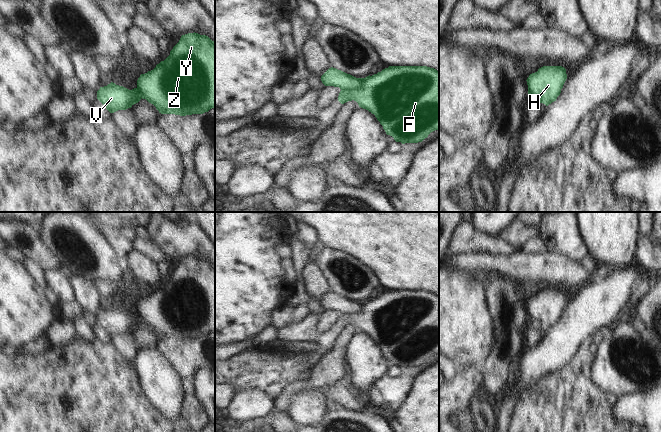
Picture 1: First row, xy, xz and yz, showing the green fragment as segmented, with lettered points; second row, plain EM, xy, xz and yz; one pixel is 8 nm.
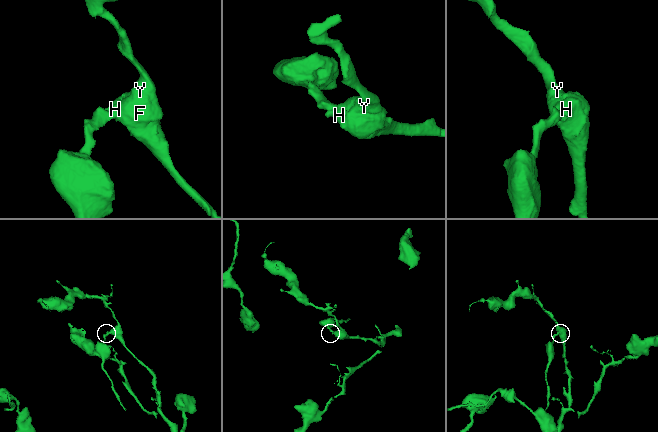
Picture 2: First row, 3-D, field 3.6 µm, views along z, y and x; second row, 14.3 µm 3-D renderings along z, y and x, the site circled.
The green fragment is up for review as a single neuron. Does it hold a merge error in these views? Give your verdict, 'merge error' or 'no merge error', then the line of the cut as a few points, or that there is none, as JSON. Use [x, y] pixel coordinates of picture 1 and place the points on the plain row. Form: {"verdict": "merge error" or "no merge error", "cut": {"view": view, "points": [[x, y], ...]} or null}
{"verdict": "merge error", "cut": {"view": "xz", "points": [[365, 303], [356, 312], [341, 314]]}}

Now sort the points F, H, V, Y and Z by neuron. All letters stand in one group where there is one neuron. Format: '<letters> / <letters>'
F H Y Z / V

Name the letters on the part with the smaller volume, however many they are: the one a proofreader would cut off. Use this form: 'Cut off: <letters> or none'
Cut off: V

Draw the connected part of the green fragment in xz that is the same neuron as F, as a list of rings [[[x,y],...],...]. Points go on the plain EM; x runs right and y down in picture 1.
[[[389,290],[364,303],[357,313],[341,314],[338,325],[341,328],[356,325],[359,331],[375,339],[386,358],[392,360],[396,366],[402,368],[422,366],[431,356],[439,354],[439,295],[427,290]]]

